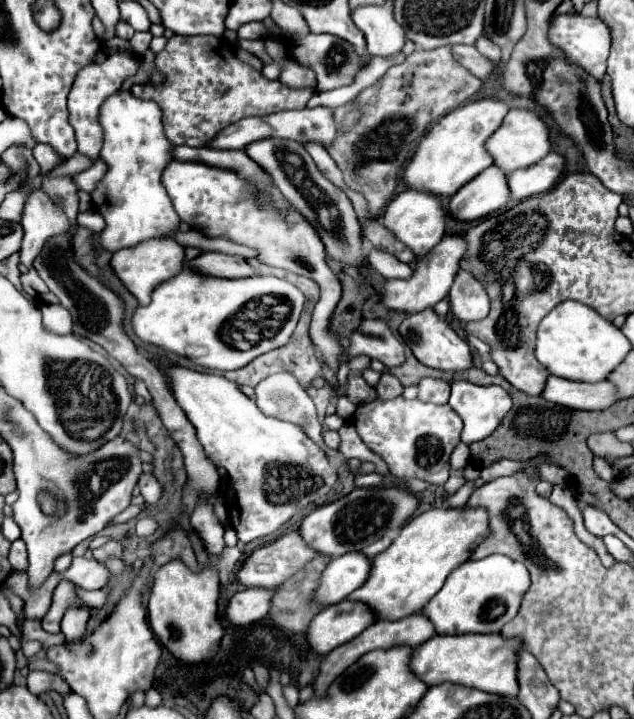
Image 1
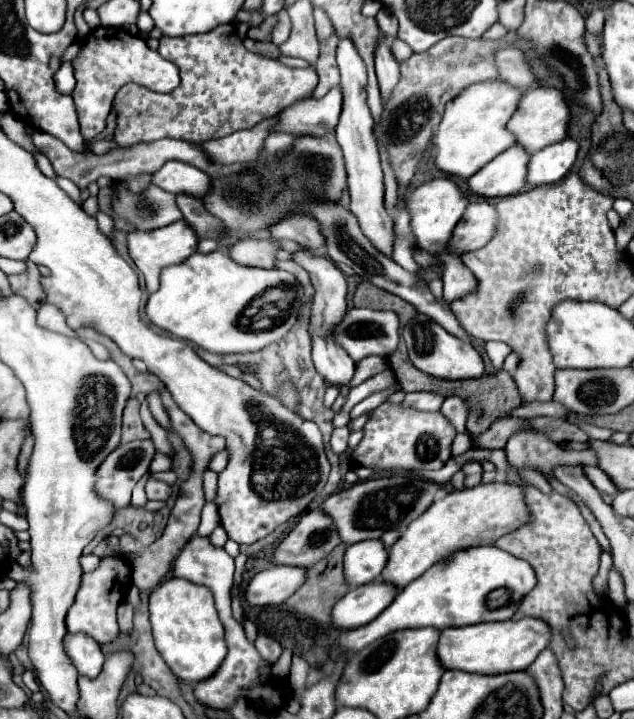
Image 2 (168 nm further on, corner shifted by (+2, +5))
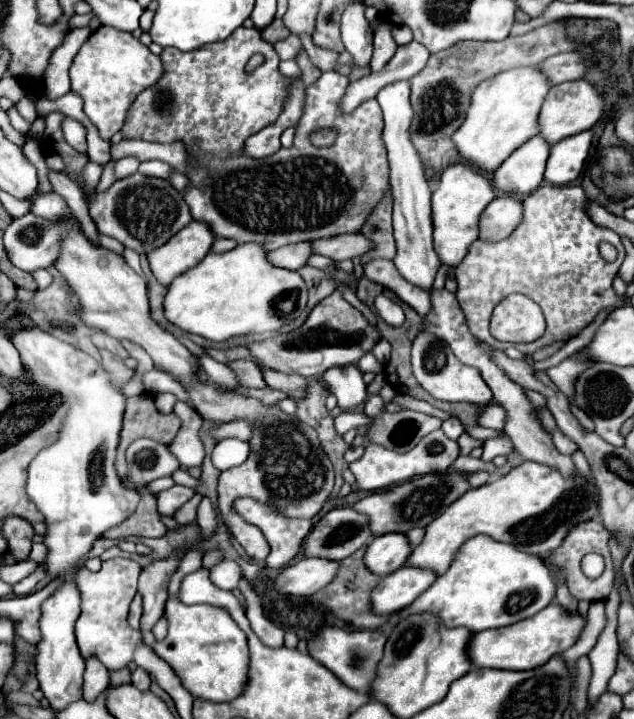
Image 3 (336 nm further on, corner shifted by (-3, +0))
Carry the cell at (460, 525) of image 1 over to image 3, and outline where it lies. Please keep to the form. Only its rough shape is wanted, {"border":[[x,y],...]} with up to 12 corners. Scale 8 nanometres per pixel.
{"border":[[523,461],[431,521],[407,565],[441,575],[479,533],[545,559],[597,485]]}

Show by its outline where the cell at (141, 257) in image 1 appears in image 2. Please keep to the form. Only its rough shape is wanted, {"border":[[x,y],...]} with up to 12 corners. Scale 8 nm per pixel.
{"border":[[184,220],[128,234],[128,254],[148,294],[160,272],[196,252]]}

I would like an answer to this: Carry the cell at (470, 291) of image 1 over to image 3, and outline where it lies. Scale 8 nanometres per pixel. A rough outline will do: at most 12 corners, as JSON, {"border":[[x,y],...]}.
{"border":[[453,163],[431,197],[435,247],[457,267],[497,197],[489,177]]}

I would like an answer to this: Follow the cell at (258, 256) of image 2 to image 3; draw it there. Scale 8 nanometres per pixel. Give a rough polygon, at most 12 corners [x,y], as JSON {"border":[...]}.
{"border":[[311,243],[269,251],[269,261],[285,269],[301,269],[313,255]]}

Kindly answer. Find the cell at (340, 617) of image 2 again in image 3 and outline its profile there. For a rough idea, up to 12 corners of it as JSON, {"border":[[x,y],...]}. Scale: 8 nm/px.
{"border":[[405,565],[379,581],[371,607],[381,615],[411,605],[437,575]]}

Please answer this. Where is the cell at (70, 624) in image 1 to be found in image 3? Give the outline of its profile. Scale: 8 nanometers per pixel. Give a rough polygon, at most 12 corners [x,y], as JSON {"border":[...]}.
{"border":[[85,661],[83,699],[95,701],[109,687],[109,671]]}

